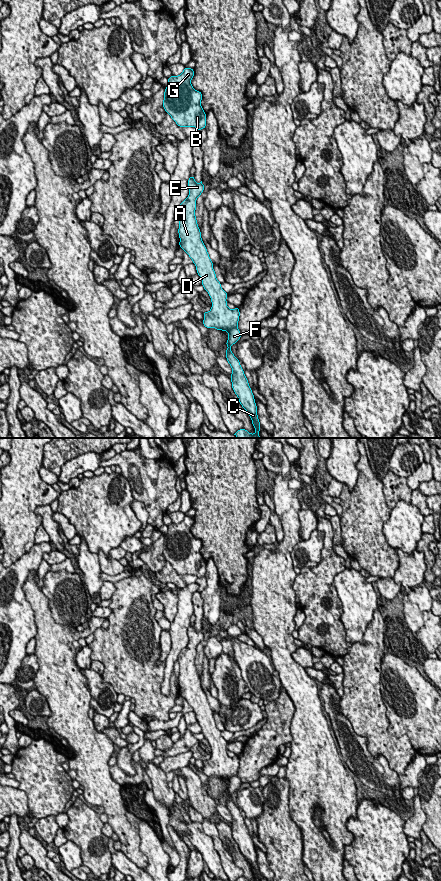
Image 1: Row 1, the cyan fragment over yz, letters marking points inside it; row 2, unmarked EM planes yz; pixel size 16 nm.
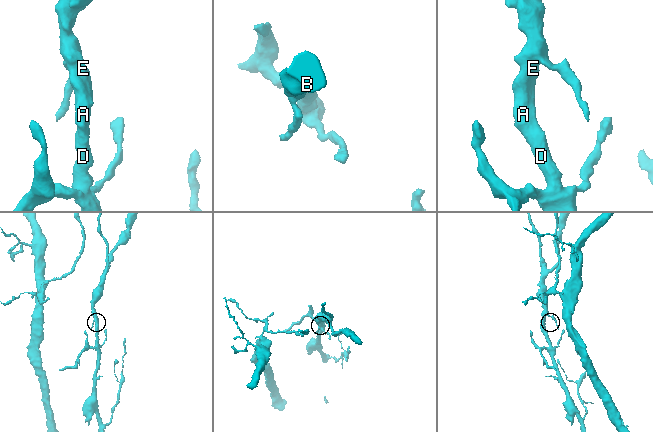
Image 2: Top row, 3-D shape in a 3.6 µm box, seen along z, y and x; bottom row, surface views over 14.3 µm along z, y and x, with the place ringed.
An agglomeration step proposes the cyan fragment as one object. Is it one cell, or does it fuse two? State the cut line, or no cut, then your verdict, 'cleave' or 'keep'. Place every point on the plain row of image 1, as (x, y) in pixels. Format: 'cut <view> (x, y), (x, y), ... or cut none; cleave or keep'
cut none; keep

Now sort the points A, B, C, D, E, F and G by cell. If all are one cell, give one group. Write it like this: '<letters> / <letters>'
A B C D E F G

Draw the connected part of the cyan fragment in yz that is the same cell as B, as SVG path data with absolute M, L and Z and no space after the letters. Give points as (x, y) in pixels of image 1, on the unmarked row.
M185 515L180 523L168 526L163 555L178 574L201 578L206 575L206 562L200 552L202 541L191 532L193 524L194 517Z

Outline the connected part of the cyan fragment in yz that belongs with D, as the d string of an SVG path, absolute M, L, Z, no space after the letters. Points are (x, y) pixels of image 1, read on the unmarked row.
M194 624L188 628L189 643L182 649L179 656L179 694L189 703L196 714L198 723L202 728L204 737L208 740L212 755L209 760L203 760L202 769L206 776L215 776L217 778L228 780L228 789L226 794L226 807L232 815L231 830L235 842L238 844L242 855L249 862L256 881L260 880L260 870L257 863L257 854L254 843L249 834L248 828L241 816L240 809L231 800L231 794L240 786L241 781L238 774L239 755L231 758L227 754L226 746L228 742L221 736L221 731L217 728L213 711L209 705L207 697L202 689L201 680L197 672L195 658L196 648L204 638L202 629L195 630Z

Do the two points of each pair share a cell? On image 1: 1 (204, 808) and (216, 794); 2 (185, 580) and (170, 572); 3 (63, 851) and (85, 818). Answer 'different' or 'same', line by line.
1: different
2: same
3: different

